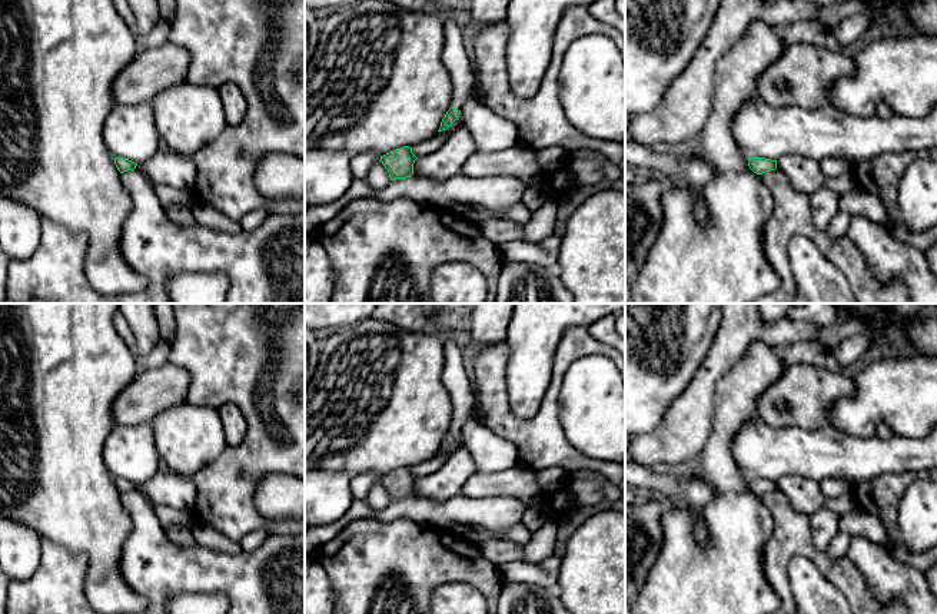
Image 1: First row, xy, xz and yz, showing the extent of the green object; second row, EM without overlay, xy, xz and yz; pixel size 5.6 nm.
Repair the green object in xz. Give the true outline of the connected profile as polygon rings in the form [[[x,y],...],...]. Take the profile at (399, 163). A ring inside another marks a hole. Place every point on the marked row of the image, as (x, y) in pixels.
[[[403,146],[381,156],[381,162],[389,173],[391,180],[406,179],[413,175],[413,163],[418,157],[412,153],[412,147]]]

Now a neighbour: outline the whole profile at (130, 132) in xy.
[[[150,103],[116,104],[103,135],[113,157],[124,157],[137,165],[163,147]]]

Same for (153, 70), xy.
[[[173,43],[139,49],[110,89],[116,104],[150,103],[163,90],[187,80],[189,63],[190,53]]]

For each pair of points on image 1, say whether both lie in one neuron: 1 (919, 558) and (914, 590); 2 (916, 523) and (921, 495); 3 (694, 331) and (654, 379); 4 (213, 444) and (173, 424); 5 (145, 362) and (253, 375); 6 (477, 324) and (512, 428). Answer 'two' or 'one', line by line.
1: two
2: one
3: one
4: one
5: two
6: two

